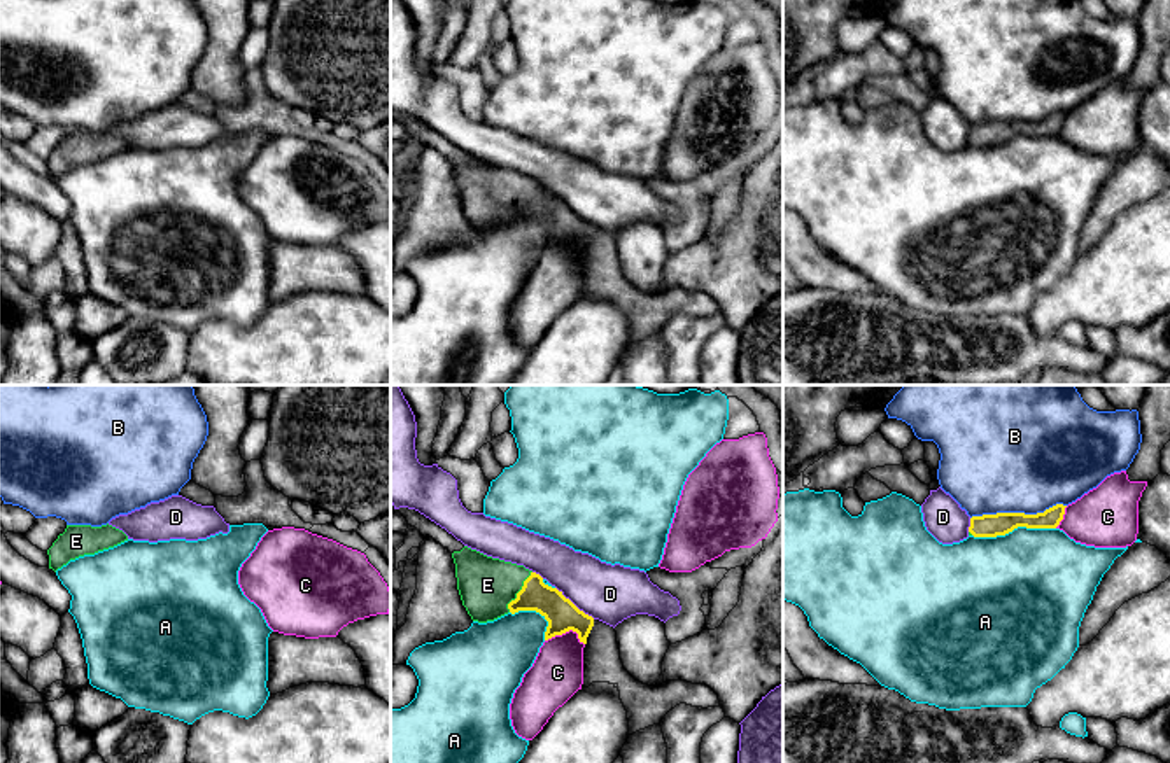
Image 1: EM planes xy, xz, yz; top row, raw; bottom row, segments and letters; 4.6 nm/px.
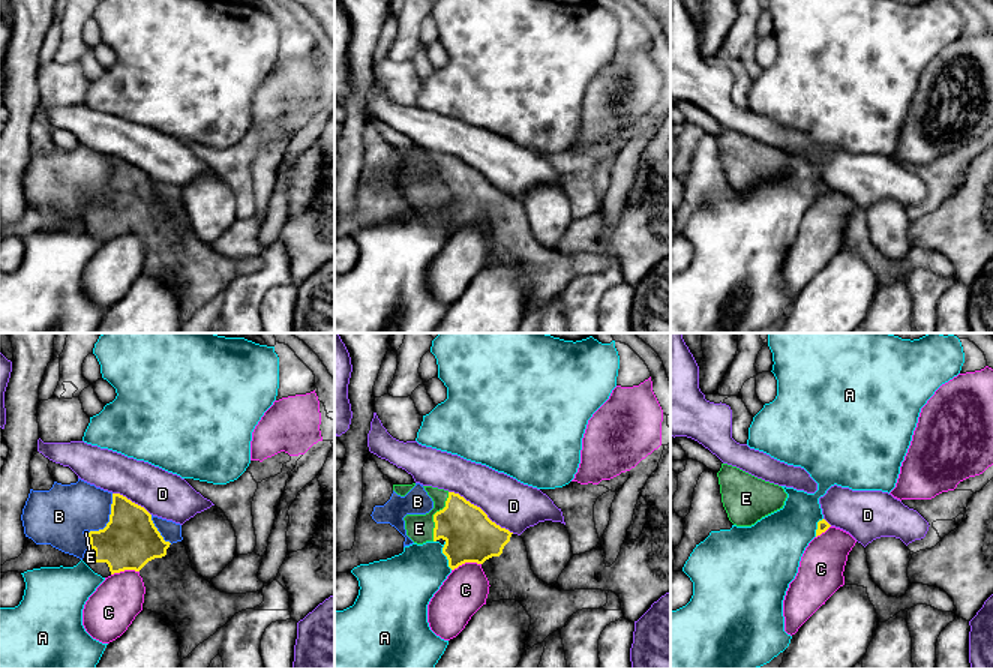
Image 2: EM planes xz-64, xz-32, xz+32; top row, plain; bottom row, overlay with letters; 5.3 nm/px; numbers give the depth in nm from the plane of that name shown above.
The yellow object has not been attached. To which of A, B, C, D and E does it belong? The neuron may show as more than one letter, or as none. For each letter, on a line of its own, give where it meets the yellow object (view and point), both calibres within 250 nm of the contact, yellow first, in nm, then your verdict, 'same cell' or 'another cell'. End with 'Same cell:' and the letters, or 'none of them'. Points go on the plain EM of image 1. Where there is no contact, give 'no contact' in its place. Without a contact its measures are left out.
A: meets yellow in yz at (1013, 137); 110 nm thick on the yellow side, 480 nm on the other; another cell
B: meets yellow in yz at (1018, 121); 110 nm thick on the yellow side, 500 nm on the other; another cell
C: meets yellow in xz at (566, 238); 150 nm thick on the yellow side, 240 nm on the other; another cell
D: meets yellow in xz at (573, 212); 150 nm thick on the yellow side, 260 nm on the other; another cell
E: meets yellow in xz at (519, 200); 150 nm thick on the yellow side, 260 nm on the other; same cell
Same cell: E

